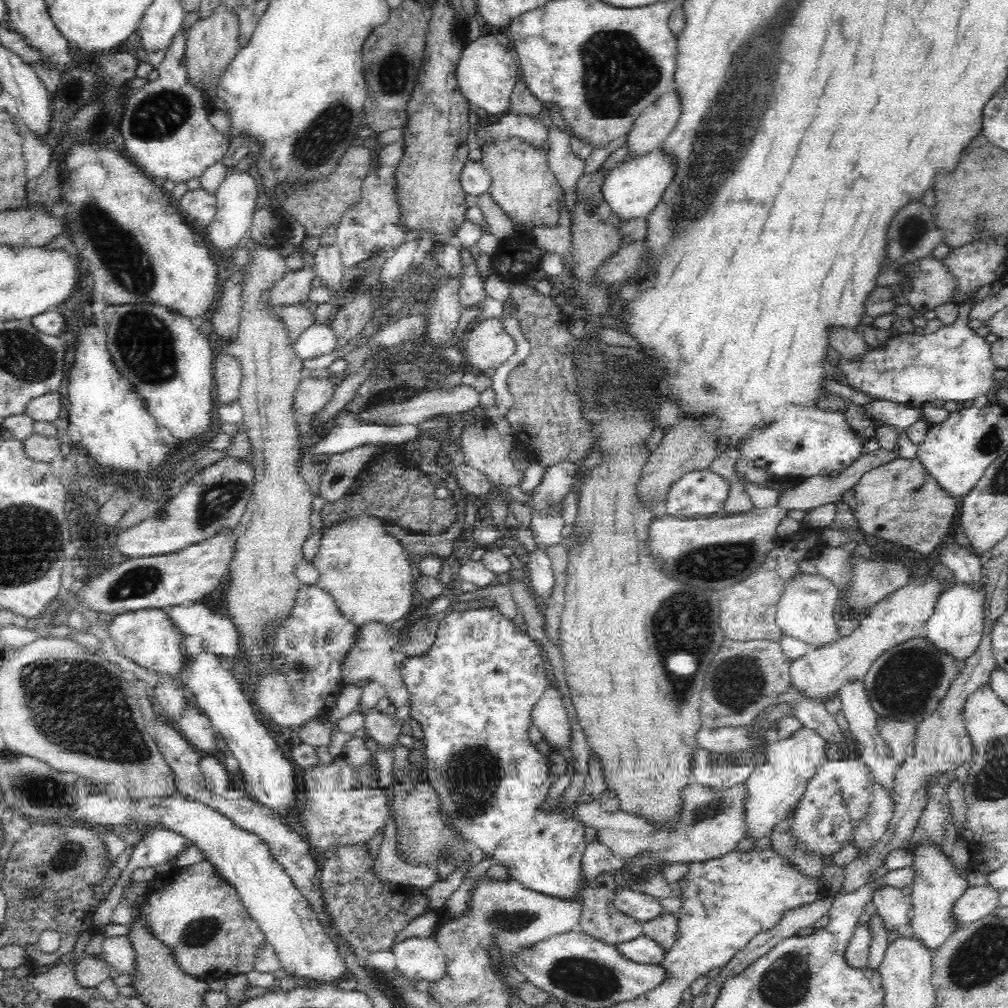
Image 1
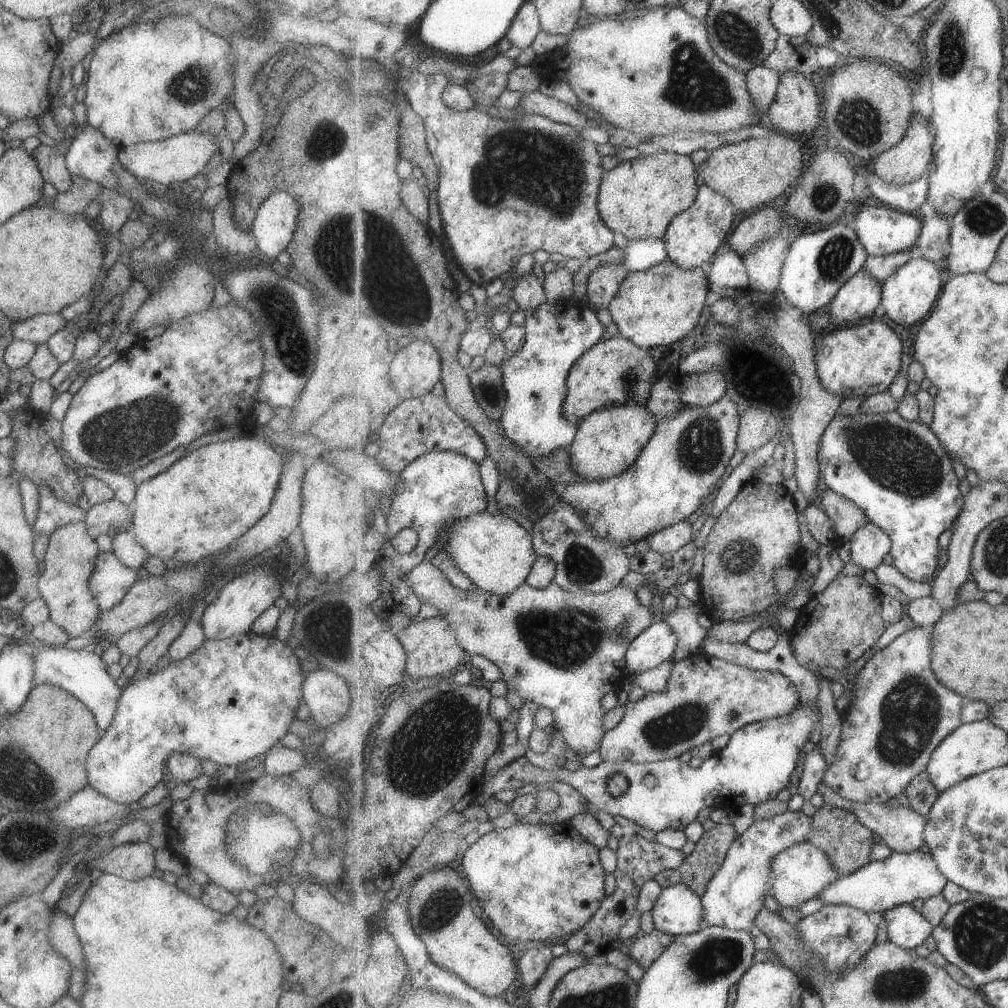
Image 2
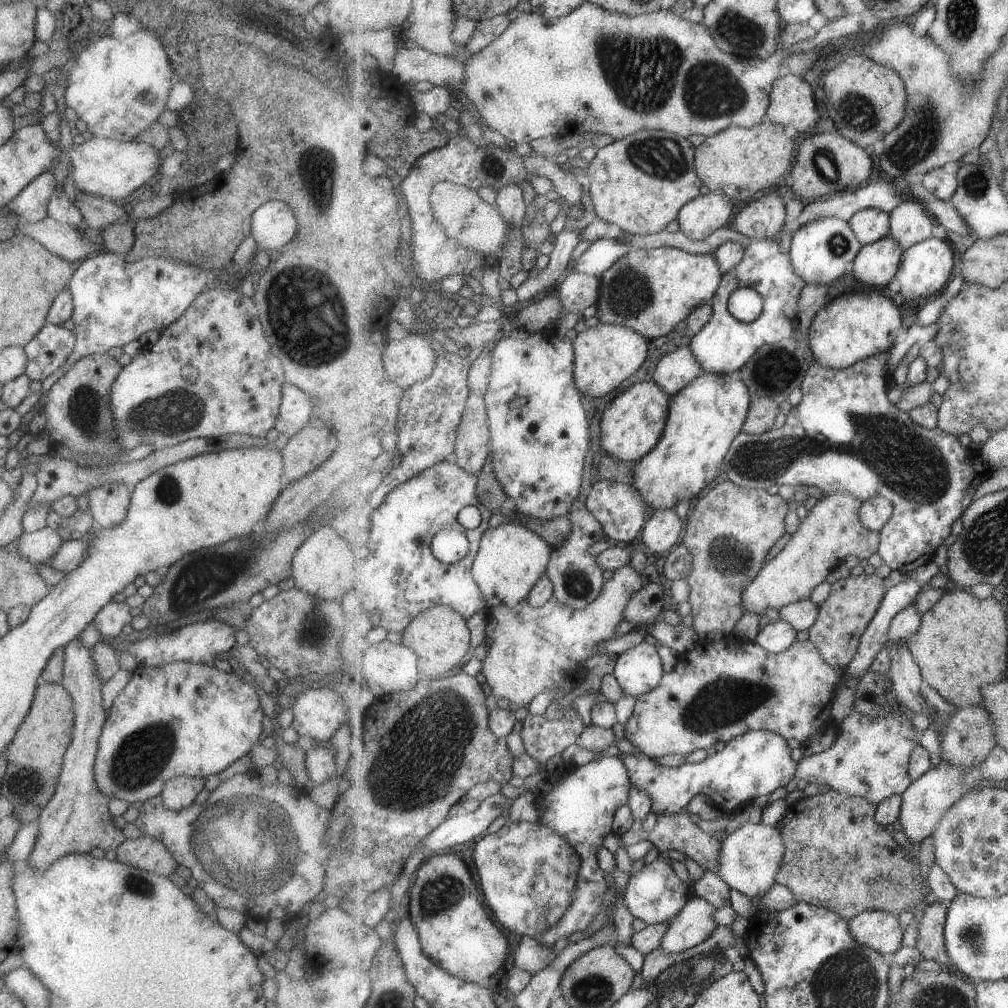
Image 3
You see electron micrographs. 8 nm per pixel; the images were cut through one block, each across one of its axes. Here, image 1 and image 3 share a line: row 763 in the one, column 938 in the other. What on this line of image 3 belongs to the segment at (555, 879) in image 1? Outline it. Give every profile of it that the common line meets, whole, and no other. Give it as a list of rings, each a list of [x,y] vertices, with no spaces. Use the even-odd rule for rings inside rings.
[[[881,352],[881,356],[869,356],[867,360],[861,360],[857,364],[849,368],[842,368],[841,370],[835,370],[826,366],[821,366],[819,362],[815,361],[812,366],[808,368],[804,380],[802,382],[801,390],[803,392],[803,401],[793,407],[788,416],[786,423],[777,430],[769,430],[762,434],[745,433],[742,431],[737,439],[732,443],[729,448],[728,454],[725,456],[722,470],[725,470],[729,474],[729,478],[733,480],[734,484],[741,486],[745,489],[760,489],[773,491],[780,485],[788,485],[793,489],[800,489],[803,486],[816,486],[820,488],[825,494],[837,494],[843,492],[853,494],[865,502],[869,500],[871,496],[885,496],[893,502],[893,516],[889,519],[889,522],[883,526],[881,530],[881,540],[878,554],[890,569],[899,570],[903,574],[911,574],[917,570],[919,566],[927,564],[936,555],[937,549],[949,538],[951,534],[951,526],[962,518],[964,512],[968,510],[971,503],[975,500],[975,492],[977,492],[978,486],[987,478],[987,473],[977,472],[977,462],[984,462],[980,452],[969,449],[969,447],[963,446],[959,442],[957,435],[949,434],[942,428],[935,427],[934,429],[925,428],[921,424],[917,424],[910,415],[910,412],[902,411],[896,404],[893,404],[887,396],[889,392],[889,382],[893,381],[891,373],[887,370],[887,362],[889,362],[889,352]]]

